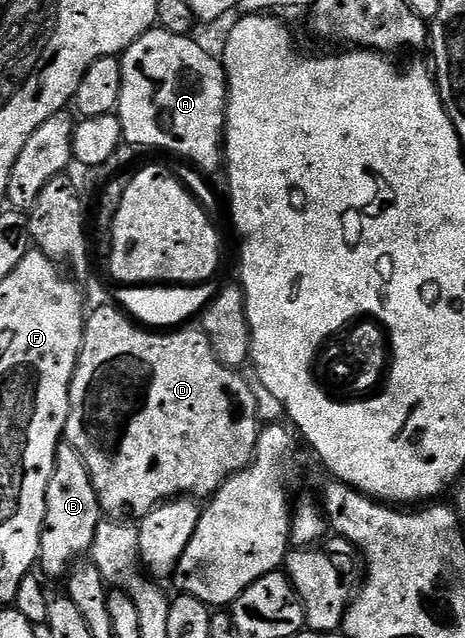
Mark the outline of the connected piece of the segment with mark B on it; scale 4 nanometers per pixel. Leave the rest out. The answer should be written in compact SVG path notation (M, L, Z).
M65 440L58 443L56 460L54 461L54 475L48 484L46 493L46 519L42 525L42 539L40 540L40 570L47 579L69 575L75 562L79 561L89 551L96 536L98 523L103 521L102 506L98 503L96 488L92 488L92 480L80 452L72 448L72 444Z

